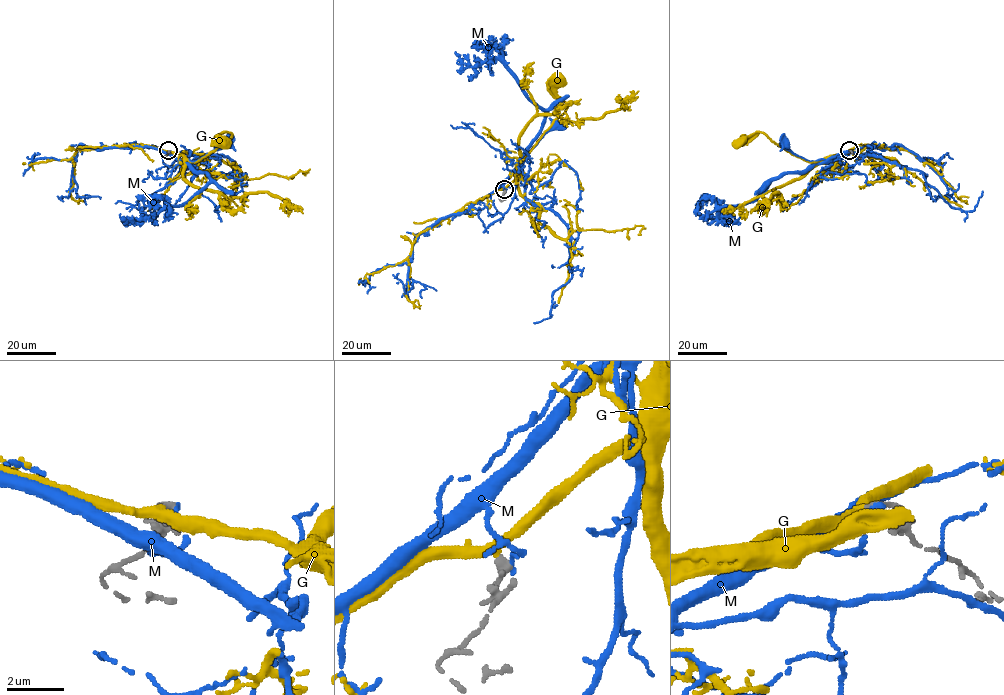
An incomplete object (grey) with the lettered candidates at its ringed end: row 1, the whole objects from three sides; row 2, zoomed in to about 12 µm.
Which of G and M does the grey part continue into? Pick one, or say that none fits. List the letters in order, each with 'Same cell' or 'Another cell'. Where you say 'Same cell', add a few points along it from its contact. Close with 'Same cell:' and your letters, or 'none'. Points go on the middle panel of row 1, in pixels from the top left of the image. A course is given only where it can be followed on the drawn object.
G: Same cell. Its course: (504, 190), (516, 179), (524, 157), (567, 107), (557, 96), (557, 79)
M: Another cell
Same cell: G

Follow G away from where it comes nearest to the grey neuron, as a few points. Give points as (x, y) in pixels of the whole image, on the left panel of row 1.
G: (168, 151), (195, 162), (227, 142), (231, 133), (221, 132), (221, 143)

